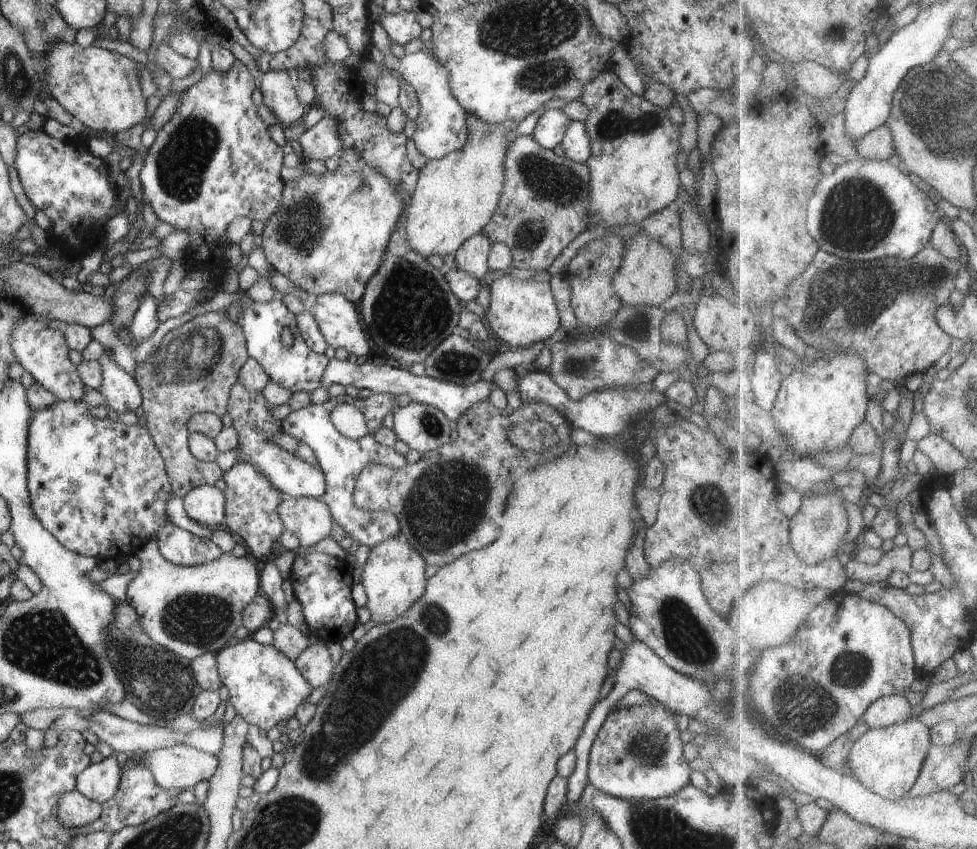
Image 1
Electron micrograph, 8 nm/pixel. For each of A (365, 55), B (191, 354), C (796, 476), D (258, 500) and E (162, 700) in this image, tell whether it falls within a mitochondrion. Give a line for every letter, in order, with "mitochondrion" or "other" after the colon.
A: other
B: mitochondrion
C: other
D: mitochondrion
E: mitochondrion

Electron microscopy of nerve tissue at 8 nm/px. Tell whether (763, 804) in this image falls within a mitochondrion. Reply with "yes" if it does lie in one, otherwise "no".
no

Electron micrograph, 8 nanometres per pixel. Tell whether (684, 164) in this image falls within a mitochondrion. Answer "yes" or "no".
no

